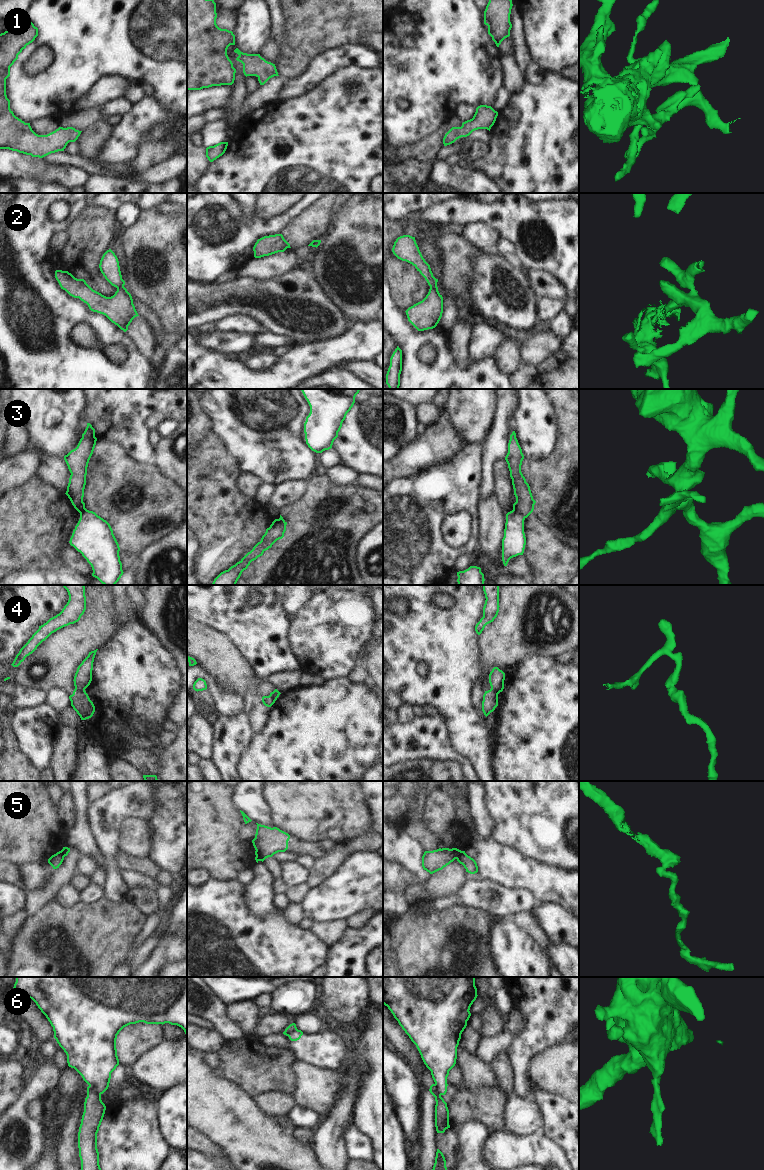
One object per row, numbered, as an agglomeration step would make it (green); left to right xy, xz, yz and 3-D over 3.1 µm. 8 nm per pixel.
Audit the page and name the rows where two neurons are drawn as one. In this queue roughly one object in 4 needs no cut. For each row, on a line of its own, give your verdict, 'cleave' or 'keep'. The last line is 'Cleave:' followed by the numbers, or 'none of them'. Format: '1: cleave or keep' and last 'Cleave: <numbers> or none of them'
1: keep
2: cleave
3: cleave
4: cleave
5: cleave
6: cleave
Cleave: 2, 3, 4, 5, 6

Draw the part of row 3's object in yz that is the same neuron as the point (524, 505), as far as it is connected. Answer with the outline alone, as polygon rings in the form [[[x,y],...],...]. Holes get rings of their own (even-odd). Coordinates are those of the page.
[[[513,431],[510,435],[508,453],[505,457],[516,497],[513,510],[518,512],[522,517],[527,518],[533,512],[536,501],[533,499],[530,486],[521,472],[523,459],[522,449],[516,438],[516,433]]]

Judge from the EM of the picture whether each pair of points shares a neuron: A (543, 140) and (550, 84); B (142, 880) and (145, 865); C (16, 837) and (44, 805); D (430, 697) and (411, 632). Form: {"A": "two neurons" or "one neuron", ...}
{"A": "one neuron", "B": "two neurons", "C": "one neuron", "D": "one neuron"}

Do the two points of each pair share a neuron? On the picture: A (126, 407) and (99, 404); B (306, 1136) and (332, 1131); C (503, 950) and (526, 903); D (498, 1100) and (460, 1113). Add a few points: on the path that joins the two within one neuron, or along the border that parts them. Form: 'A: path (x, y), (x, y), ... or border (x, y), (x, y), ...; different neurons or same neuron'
A: path (119, 404), (106, 404); same neuron
B: border (316, 1133), (312, 1141); different neurons
C: border (492, 915), (498, 918), (511, 918); different neurons
D: path (489, 1103), (486, 1105), (469, 1106); same neuron

